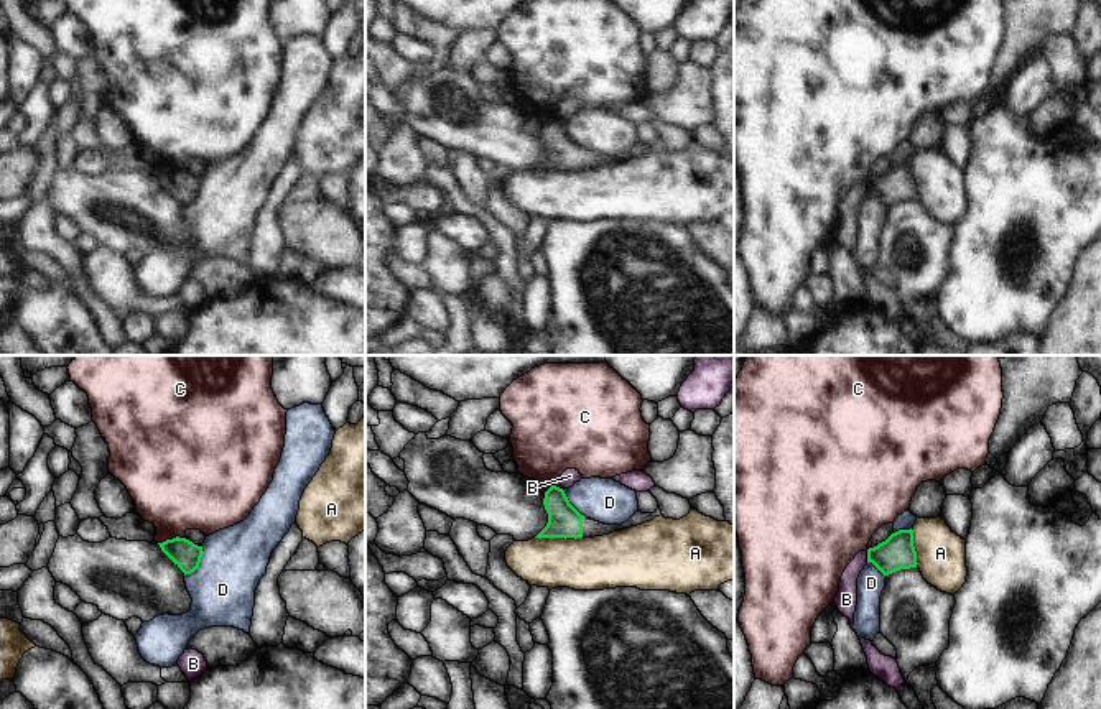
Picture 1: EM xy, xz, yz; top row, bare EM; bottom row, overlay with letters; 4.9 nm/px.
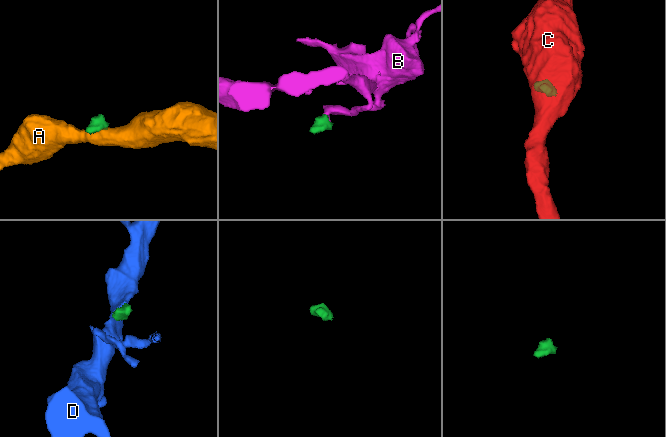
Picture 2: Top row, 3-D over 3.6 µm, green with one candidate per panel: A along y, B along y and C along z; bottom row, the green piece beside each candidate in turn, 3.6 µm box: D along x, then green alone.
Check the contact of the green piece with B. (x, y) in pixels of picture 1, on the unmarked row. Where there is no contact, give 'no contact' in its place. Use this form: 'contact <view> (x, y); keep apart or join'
contact yz (868, 188); keep apart

